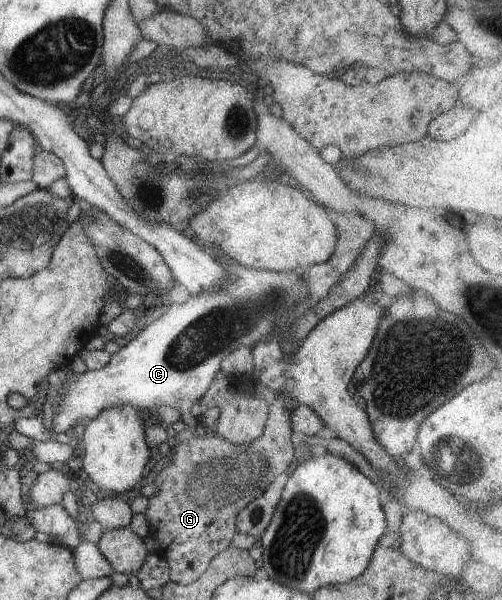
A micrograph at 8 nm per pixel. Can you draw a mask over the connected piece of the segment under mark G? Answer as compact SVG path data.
M276 395L274 402L268 405L268 415L261 436L246 446L230 444L221 437L197 437L185 440L173 448L167 466L154 478L157 494L148 498L145 518L149 523L150 536L159 546L158 552L167 561L169 578L175 584L192 583L208 567L209 561L222 550L230 546L229 541L236 533L237 513L255 497L261 496L263 489L278 474L290 469L294 458L290 429L290 413L285 410L285 401L291 401L282 395Z

